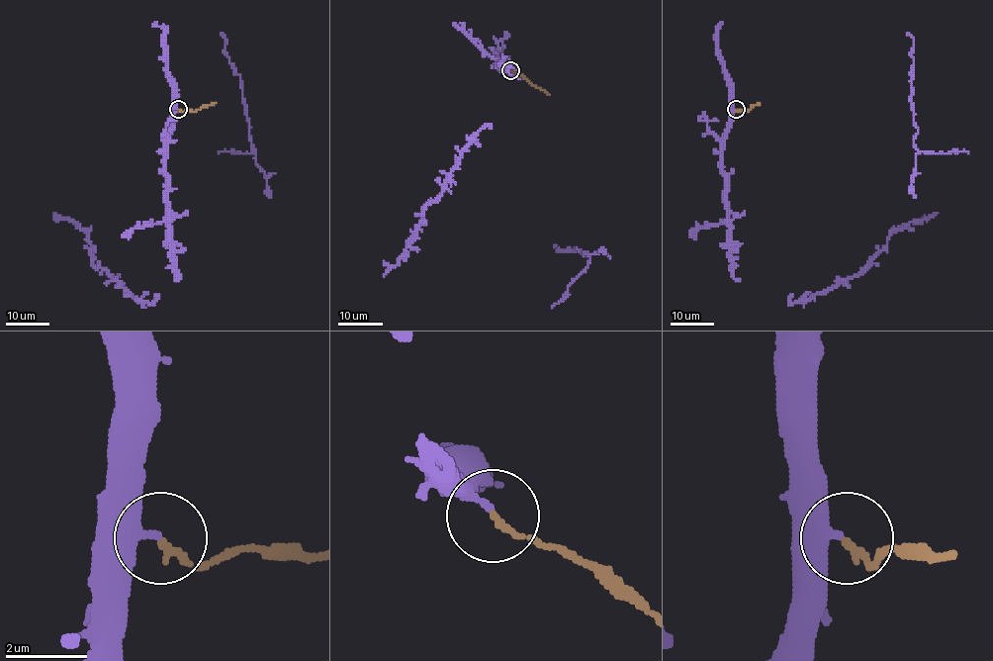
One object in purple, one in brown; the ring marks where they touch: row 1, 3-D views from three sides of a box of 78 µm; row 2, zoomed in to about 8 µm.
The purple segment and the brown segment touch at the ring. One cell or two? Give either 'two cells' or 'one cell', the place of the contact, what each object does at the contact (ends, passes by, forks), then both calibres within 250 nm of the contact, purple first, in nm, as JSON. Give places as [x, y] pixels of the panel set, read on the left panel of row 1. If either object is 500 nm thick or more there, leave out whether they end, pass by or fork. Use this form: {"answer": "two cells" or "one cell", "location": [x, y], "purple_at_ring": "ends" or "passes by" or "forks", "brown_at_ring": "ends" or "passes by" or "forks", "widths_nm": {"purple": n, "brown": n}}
{"answer": "two cells", "location": [178, 109], "purple_at_ring": "ends", "brown_at_ring": "ends", "widths_nm": {"purple": 280, "brown": 160}}

